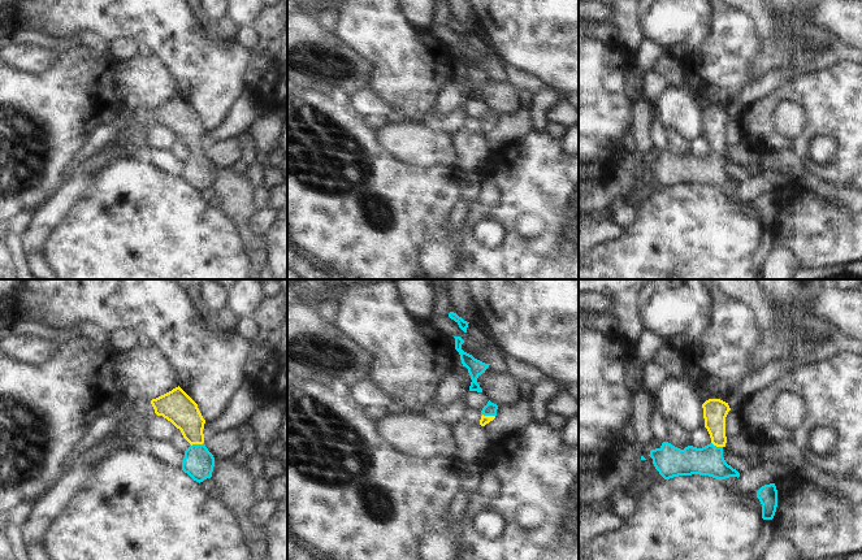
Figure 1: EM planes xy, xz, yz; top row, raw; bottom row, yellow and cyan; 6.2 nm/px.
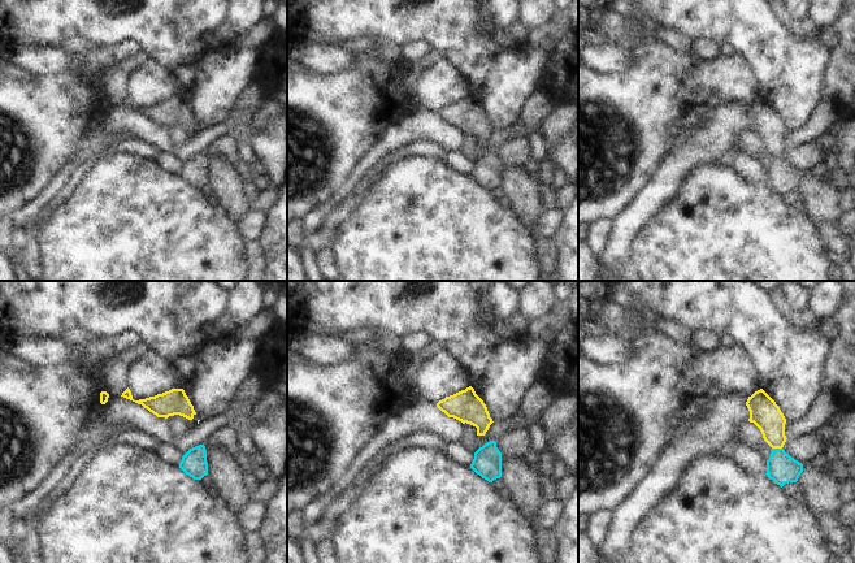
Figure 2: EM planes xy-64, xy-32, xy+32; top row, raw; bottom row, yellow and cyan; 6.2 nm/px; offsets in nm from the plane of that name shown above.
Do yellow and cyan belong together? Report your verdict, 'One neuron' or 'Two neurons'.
One neuron.

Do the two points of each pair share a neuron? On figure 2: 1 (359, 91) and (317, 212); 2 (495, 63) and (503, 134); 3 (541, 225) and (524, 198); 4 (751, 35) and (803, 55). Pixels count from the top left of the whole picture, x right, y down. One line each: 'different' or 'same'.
1: different
2: different
3: different
4: same

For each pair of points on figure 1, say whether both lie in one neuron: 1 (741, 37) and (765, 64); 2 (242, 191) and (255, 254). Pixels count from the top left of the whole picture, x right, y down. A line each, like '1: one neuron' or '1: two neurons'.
1: two neurons
2: one neuron

